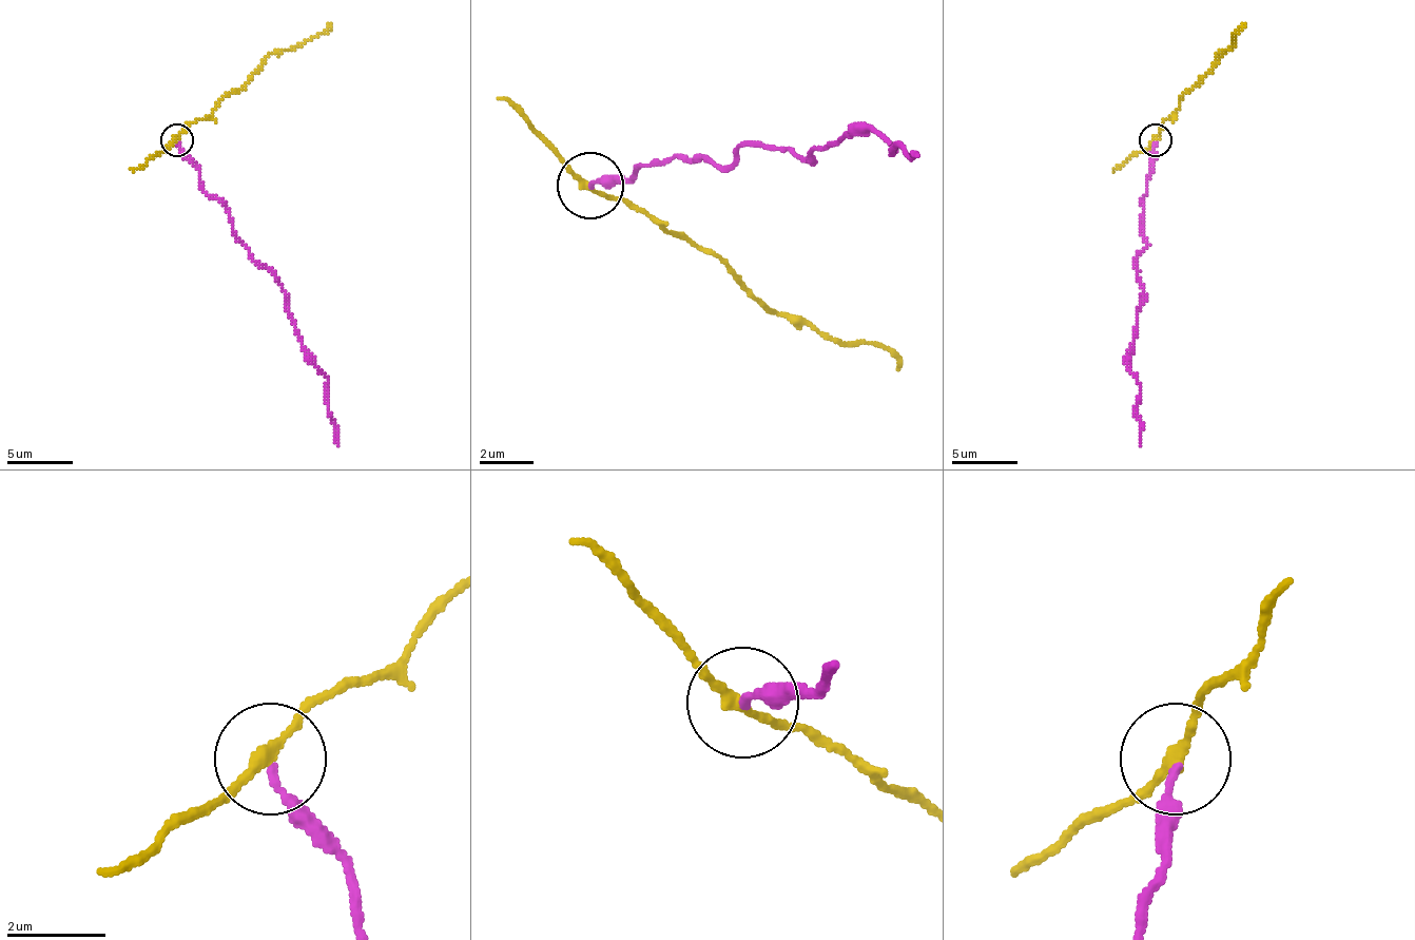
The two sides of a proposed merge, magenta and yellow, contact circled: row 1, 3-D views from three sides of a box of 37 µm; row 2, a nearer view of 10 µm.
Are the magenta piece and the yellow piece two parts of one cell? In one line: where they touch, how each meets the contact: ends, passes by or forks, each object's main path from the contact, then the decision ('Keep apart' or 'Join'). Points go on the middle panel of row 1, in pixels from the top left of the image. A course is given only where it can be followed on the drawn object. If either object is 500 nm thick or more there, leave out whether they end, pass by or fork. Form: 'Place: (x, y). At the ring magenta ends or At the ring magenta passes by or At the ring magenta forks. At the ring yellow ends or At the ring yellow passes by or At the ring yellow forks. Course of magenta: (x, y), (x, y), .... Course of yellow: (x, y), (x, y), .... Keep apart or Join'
Place: (589, 185). At the ring magenta ends. At the ring yellow passes by. Course of magenta: (588, 187), (642, 167), (689, 160), (729, 167), (742, 147), (789, 147), (802, 160), (849, 133), (916, 153). Course of yellow: (588, 187), (709, 247), (782, 314), (802, 314), (836, 341), (876, 341), (903, 367). Keep apart

